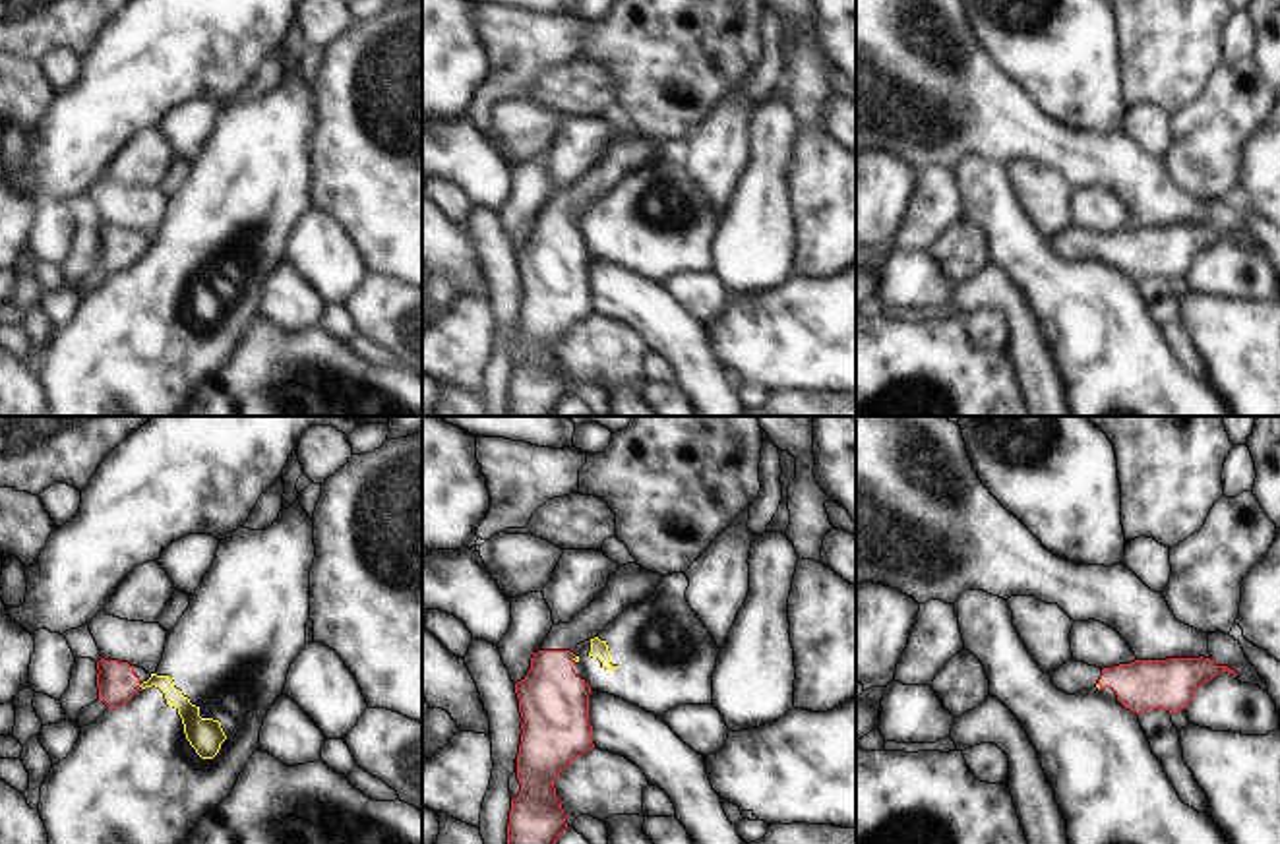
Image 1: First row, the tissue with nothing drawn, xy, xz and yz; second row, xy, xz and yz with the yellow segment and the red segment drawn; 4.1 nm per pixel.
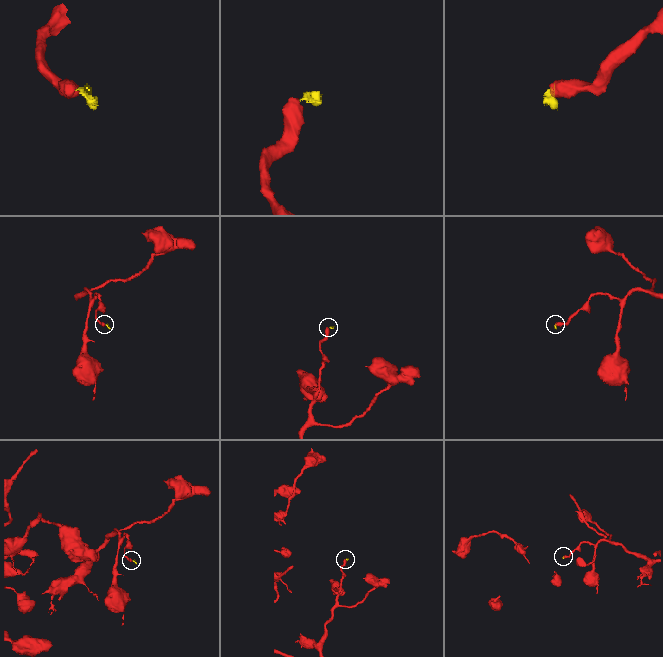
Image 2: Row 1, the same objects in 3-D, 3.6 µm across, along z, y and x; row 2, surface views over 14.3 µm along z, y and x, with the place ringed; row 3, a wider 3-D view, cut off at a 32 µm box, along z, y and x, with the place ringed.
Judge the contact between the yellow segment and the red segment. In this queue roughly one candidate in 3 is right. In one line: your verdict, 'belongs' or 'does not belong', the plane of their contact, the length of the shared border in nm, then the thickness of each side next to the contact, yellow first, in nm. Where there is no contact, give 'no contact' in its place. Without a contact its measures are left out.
does not belong; contact in yz; length 30 nm; calibres 20 and 200 nm

